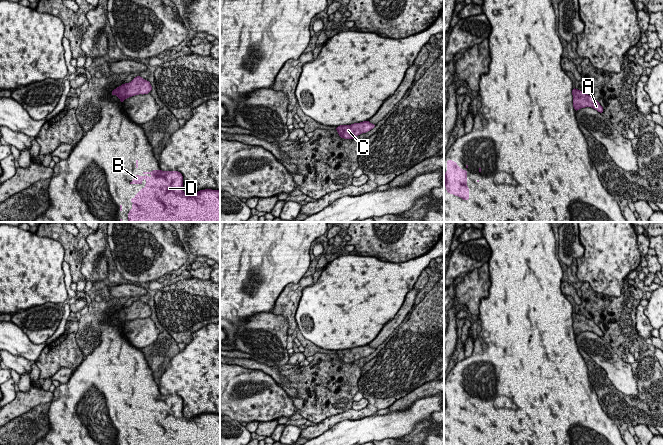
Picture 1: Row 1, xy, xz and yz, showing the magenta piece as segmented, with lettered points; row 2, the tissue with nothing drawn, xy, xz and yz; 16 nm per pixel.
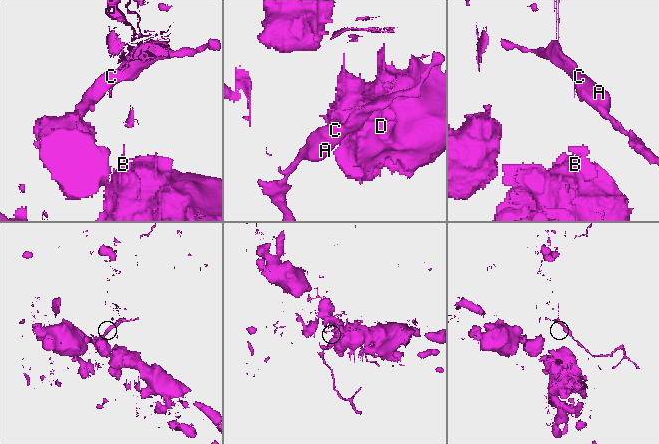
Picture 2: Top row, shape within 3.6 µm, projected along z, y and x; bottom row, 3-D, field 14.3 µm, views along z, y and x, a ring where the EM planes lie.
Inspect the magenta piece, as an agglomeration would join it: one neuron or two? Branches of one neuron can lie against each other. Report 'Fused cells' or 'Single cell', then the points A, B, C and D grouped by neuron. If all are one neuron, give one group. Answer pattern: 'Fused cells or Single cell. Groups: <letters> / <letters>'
Fused cells. Groups: A C / B D

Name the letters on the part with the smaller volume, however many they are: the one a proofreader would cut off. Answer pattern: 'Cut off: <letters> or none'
Cut off: A, C

